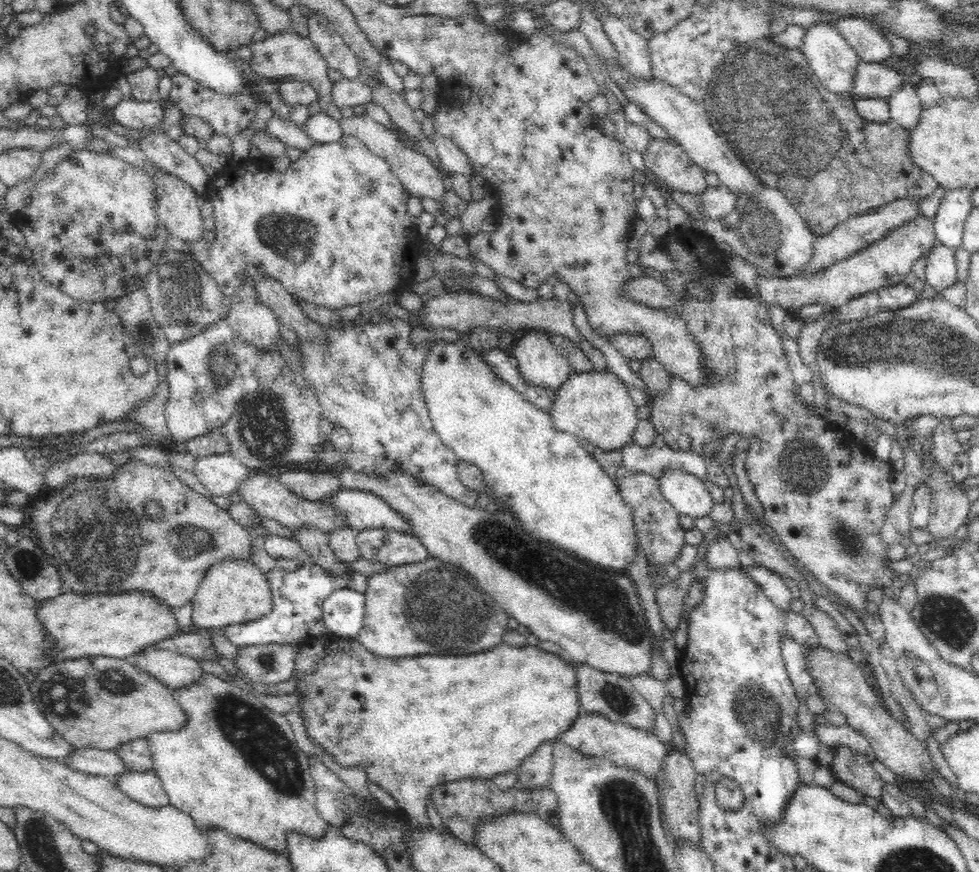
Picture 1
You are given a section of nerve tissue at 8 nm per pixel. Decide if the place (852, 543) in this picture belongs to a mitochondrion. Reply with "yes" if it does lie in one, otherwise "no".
yes

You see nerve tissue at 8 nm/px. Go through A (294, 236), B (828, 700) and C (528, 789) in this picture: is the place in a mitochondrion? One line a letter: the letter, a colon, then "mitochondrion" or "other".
A: mitochondrion
B: other
C: other

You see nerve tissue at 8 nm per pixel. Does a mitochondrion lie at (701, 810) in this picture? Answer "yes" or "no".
no

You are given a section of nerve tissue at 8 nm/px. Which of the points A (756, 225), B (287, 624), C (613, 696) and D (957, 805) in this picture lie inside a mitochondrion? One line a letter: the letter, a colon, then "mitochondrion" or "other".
A: mitochondrion
B: other
C: mitochondrion
D: other

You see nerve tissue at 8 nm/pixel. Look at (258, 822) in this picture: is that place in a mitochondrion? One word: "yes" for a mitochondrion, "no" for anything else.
no

